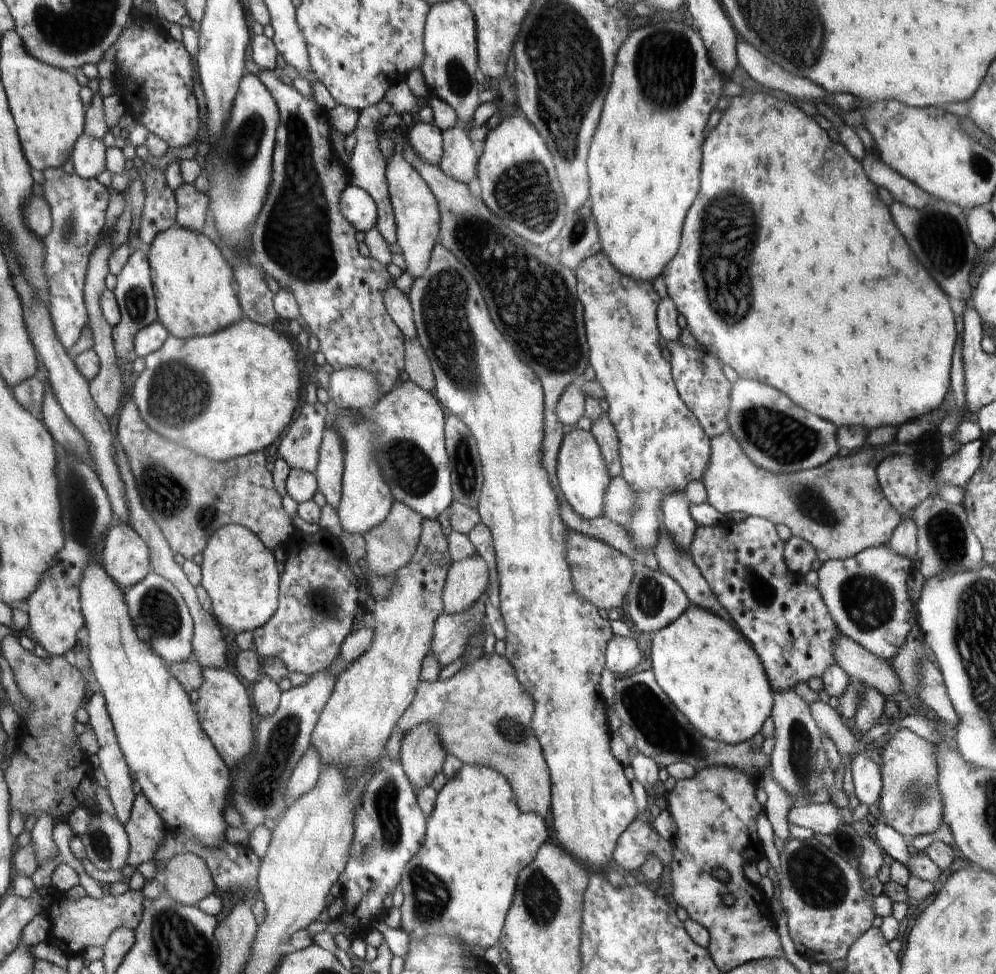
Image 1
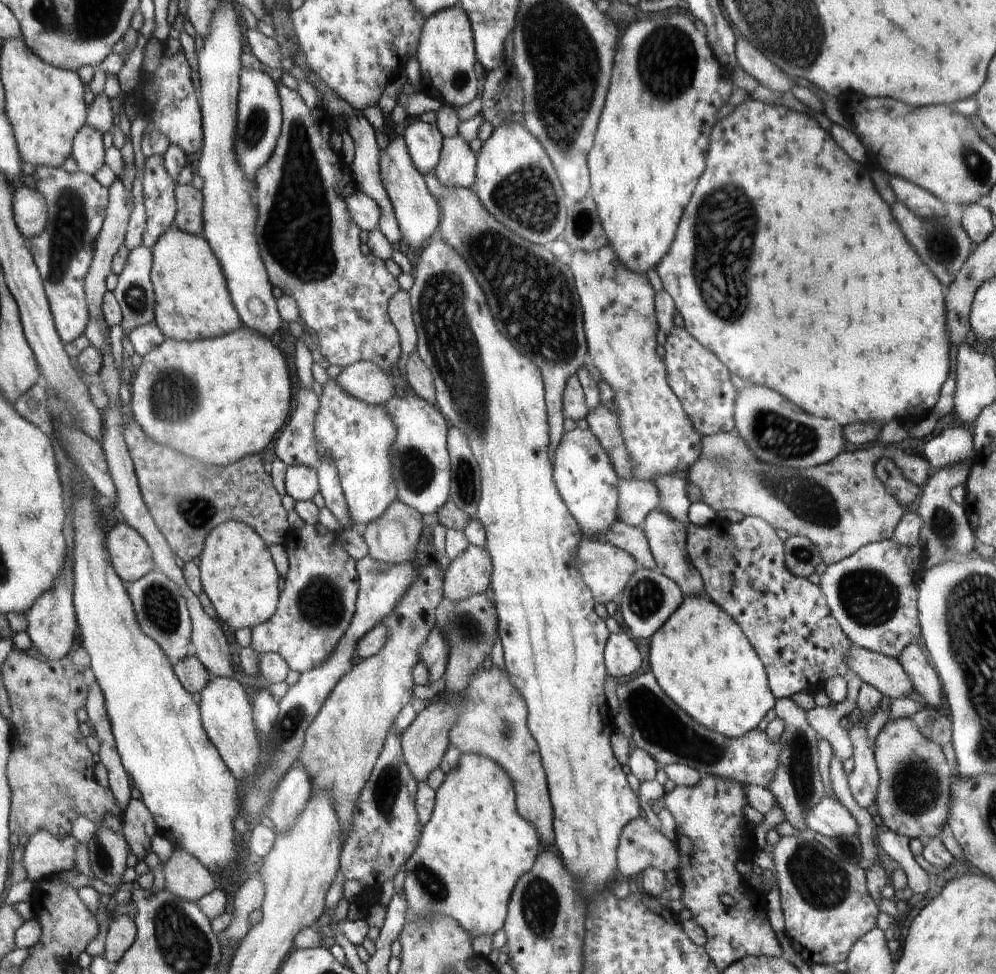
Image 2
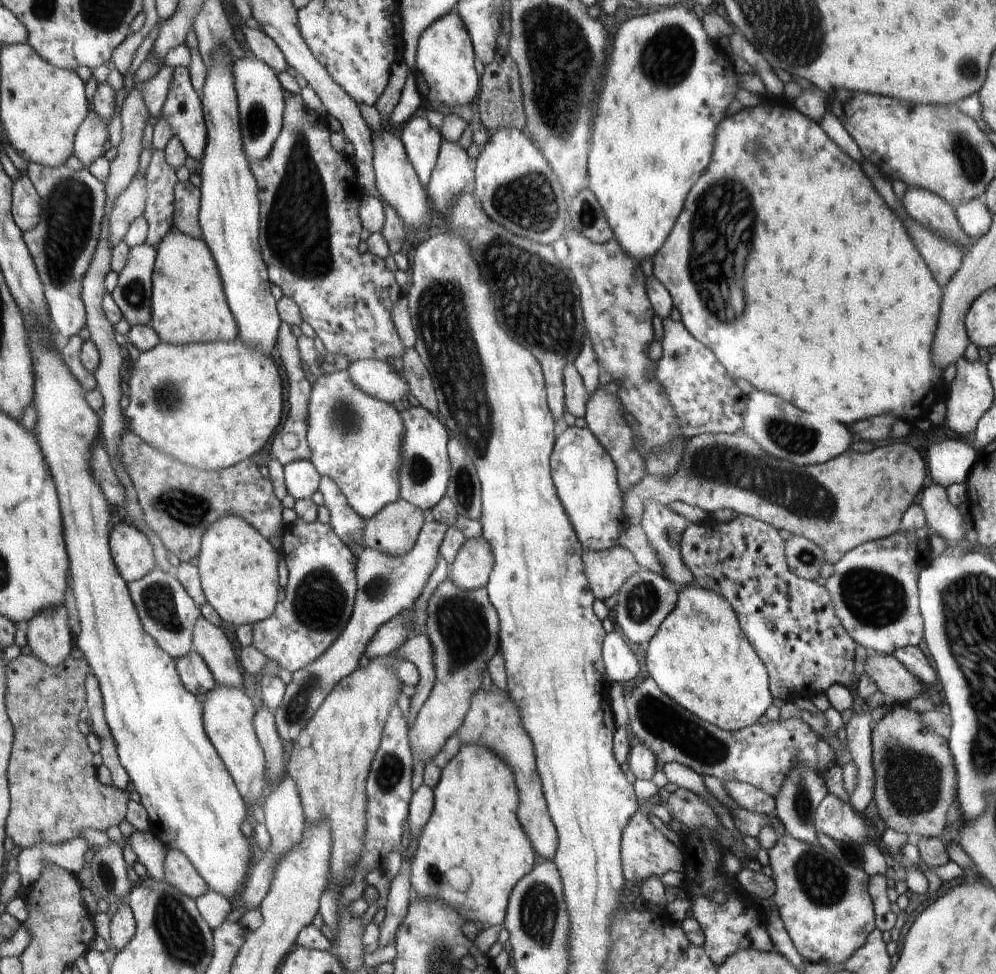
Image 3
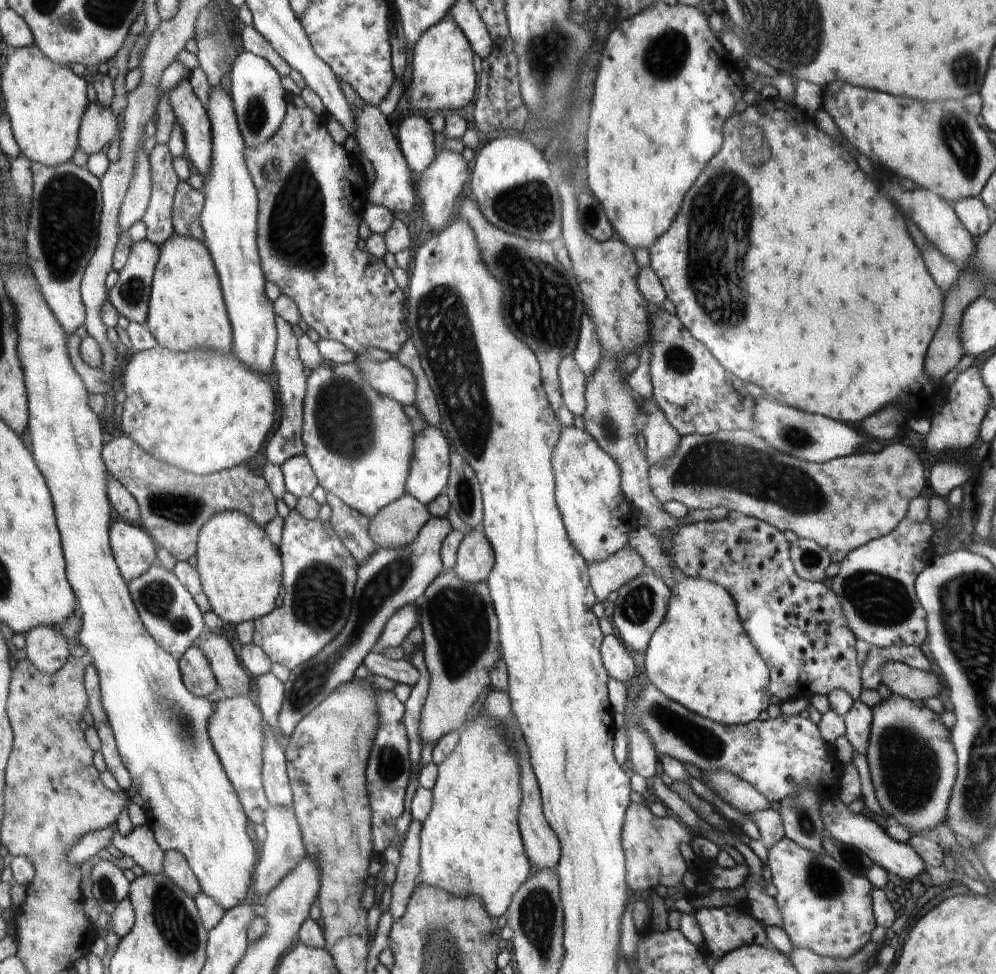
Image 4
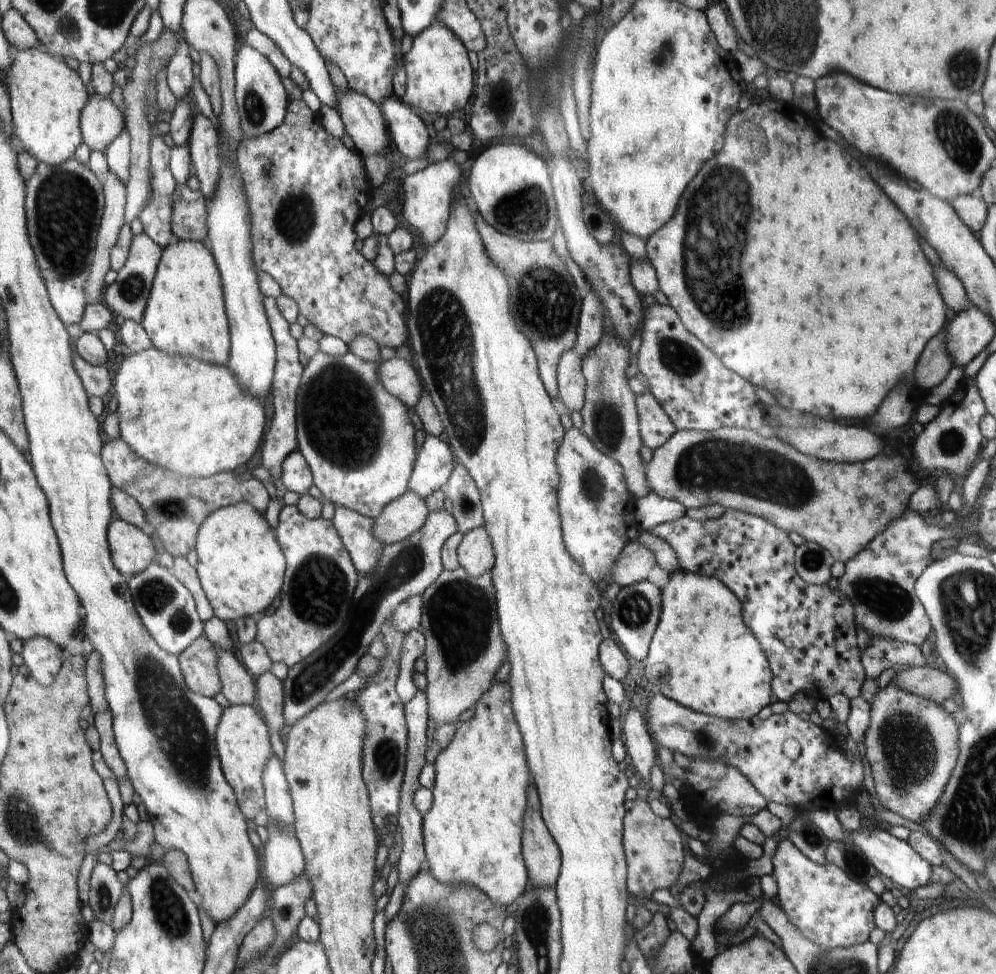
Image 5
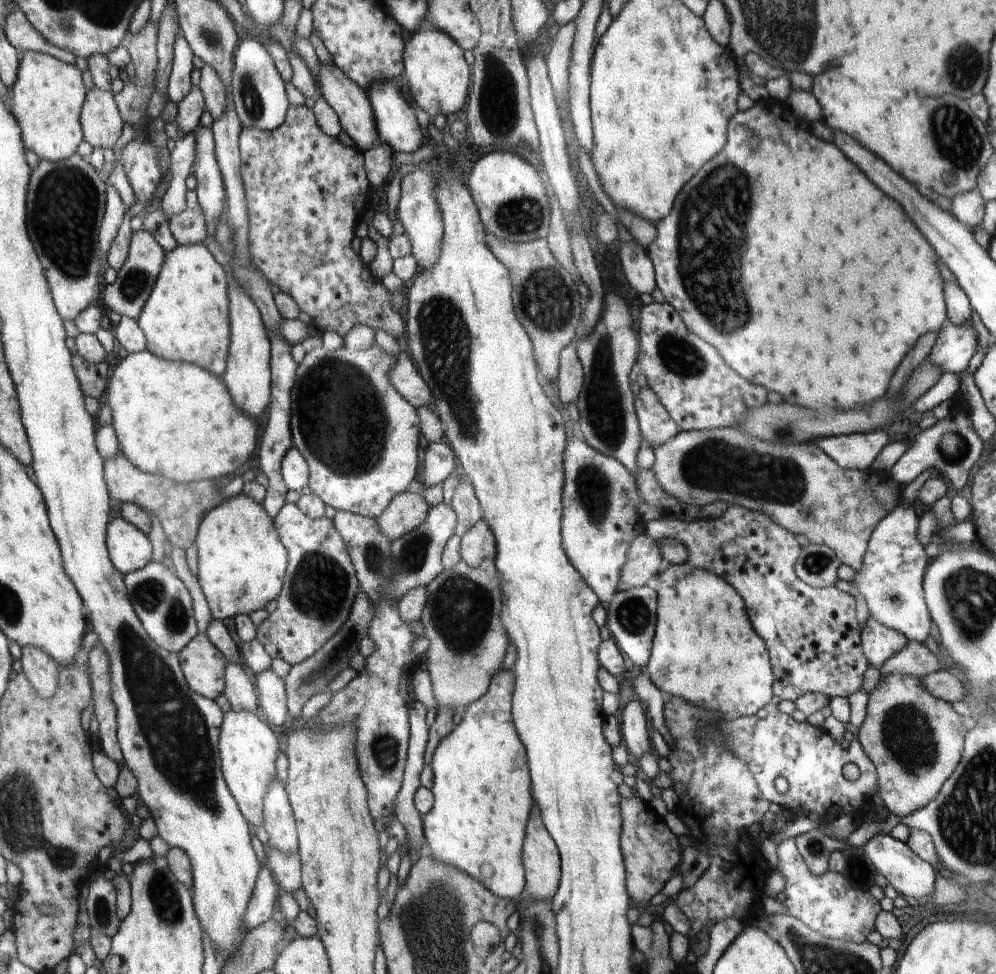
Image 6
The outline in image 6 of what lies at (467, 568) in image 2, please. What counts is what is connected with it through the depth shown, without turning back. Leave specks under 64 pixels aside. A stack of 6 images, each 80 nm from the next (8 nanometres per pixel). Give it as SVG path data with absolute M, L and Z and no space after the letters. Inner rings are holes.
M484 520L470 528L461 539L462 549L459 552L468 567L478 568L484 561L494 560L498 556L495 535Z

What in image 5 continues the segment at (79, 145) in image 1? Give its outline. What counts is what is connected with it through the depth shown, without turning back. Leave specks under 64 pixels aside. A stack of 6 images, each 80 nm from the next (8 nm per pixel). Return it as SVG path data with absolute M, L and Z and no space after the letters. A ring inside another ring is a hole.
M98 94L91 96L91 100L83 108L82 129L84 144L92 151L101 151L124 130L123 114L110 97Z

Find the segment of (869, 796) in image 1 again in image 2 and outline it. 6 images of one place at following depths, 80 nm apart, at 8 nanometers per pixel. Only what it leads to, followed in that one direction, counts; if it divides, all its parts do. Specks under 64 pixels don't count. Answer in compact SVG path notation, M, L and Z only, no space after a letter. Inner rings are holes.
M857 723L848 727L850 740L854 744L854 768L847 776L851 796L859 808L868 809L878 796L880 774L874 759L873 751L868 746L867 729Z

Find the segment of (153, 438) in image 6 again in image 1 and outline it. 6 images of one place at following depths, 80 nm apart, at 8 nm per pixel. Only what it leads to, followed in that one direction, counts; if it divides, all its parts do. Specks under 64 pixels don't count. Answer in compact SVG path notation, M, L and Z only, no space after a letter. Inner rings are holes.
M245 315L238 324L232 324L232 326L228 326L228 329L220 330L215 334L194 336L193 338L176 338L176 336L169 334L162 348L152 352L144 359L146 370L144 373L139 374L139 378L133 386L134 394L132 394L132 398L138 404L140 416L160 436L169 438L175 441L176 444L180 444L180 446L184 446L184 448L188 448L192 452L198 452L198 454L202 454L206 458L212 458L212 460L224 462L228 458L237 458L248 454L248 452L264 451L264 448L268 448L284 432L284 428L292 422L294 408L296 408L296 402L298 402L298 390L300 390L300 376L298 376L300 372L296 368L296 354L294 354L290 342L282 334L284 333L280 332L278 334L272 324L264 326L264 324L254 322Z

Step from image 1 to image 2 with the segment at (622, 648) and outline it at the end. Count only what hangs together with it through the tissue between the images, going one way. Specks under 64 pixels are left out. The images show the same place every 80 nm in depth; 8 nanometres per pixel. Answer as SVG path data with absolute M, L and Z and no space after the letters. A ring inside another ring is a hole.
M625 631L612 634L611 638L608 638L606 660L608 674L615 679L632 676L642 666L640 652L636 650L634 642L628 638L628 632Z

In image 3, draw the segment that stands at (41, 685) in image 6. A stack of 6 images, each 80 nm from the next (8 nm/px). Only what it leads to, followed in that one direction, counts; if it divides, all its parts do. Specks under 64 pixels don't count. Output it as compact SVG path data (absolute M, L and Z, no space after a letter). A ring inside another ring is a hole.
M66 606L58 610L42 610L24 626L28 638L26 651L46 666L62 664L72 652L66 610Z

